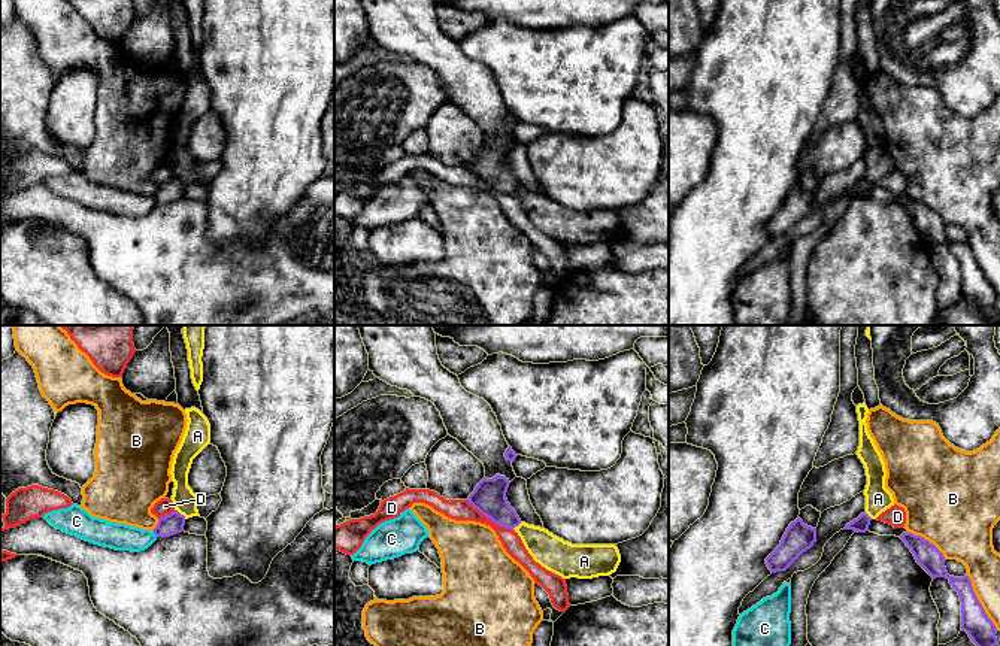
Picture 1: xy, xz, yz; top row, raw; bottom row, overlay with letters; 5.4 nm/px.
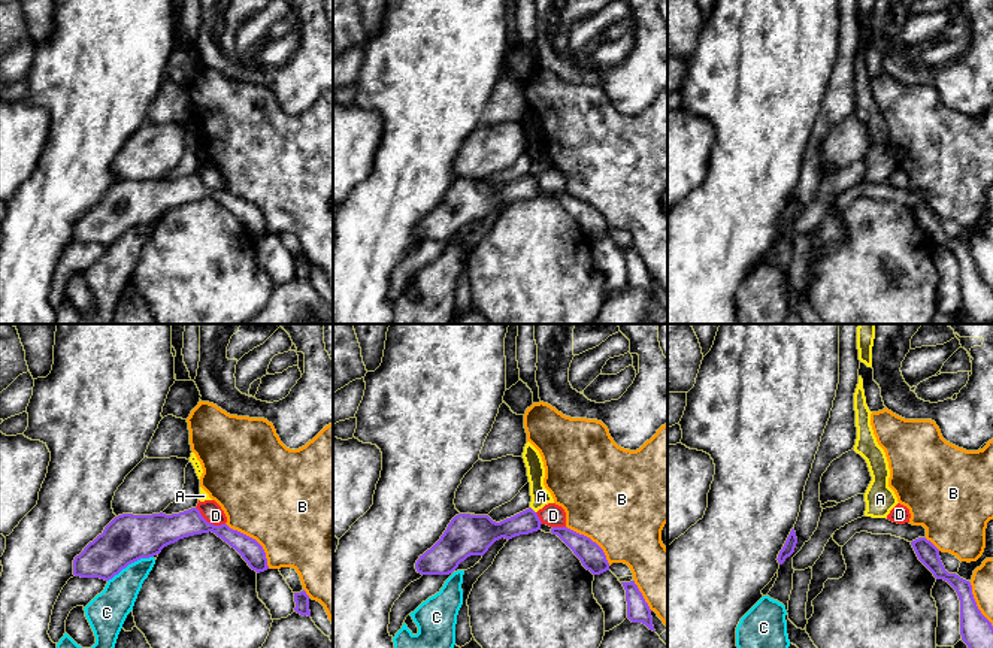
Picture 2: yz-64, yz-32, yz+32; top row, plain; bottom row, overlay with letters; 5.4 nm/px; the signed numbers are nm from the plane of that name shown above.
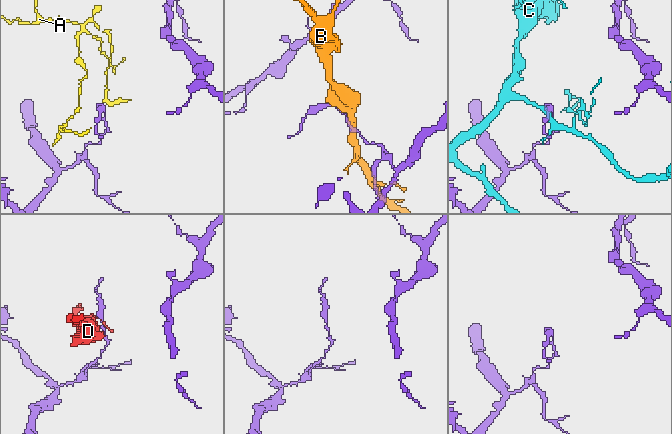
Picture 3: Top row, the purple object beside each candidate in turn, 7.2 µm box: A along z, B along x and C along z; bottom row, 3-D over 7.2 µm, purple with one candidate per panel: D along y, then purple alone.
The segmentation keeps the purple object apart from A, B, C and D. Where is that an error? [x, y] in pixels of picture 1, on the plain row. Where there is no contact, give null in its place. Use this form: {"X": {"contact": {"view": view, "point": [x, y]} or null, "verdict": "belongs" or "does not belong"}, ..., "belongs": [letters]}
{"A": {"contact": {"view": "xy", "point": [179, 179]}, "verdict": "does not belong"}, "B": {"contact": {"view": "yz", "point": [927, 206]}, "verdict": "does not belong"}, "C": {"contact": {"view": "xy", "point": [154, 199]}, "verdict": "does not belong"}, "D": {"contact": {"view": "xz", "point": [490, 184]}, "verdict": "does not belong"}, "belongs": []}

